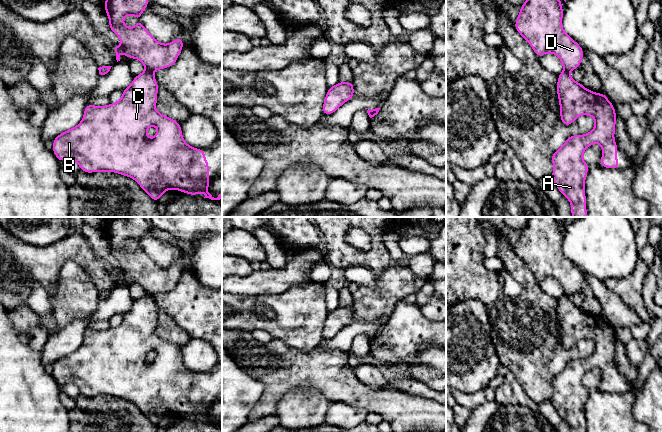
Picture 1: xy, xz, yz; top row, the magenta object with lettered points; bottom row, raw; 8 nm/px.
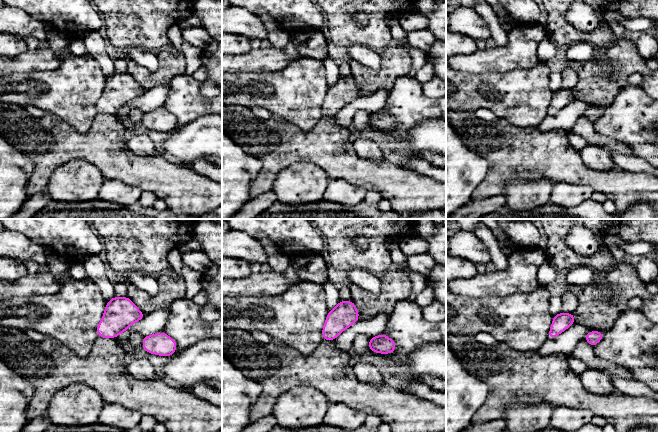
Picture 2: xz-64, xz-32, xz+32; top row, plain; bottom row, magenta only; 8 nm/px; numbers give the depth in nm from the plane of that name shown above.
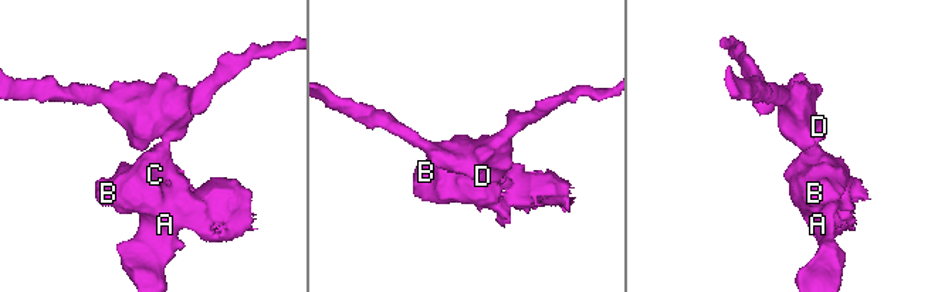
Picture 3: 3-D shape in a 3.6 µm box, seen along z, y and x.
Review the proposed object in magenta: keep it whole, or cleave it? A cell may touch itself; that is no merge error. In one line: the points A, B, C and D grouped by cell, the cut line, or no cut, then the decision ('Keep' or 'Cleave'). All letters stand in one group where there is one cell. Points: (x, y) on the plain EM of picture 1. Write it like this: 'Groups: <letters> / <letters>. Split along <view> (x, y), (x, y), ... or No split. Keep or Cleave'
Groups: A B C / D. Split along xy (146, 293), (152, 296). Cleave

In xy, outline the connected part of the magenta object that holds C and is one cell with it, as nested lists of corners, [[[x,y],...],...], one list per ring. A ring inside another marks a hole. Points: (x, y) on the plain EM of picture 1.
[[[145,294],[134,300],[132,308],[123,314],[121,323],[117,327],[110,327],[106,330],[86,329],[82,345],[54,362],[52,373],[54,379],[61,387],[67,383],[75,384],[80,394],[89,398],[115,396],[130,401],[157,427],[168,413],[178,414],[192,420],[203,417],[204,422],[220,424],[222,418],[214,422],[208,416],[209,386],[205,384],[205,373],[196,373],[188,369],[183,363],[180,347],[155,334],[154,331],[158,325],[158,310],[153,296]],[[151,349],[155,349],[158,356],[149,363],[146,356]]]

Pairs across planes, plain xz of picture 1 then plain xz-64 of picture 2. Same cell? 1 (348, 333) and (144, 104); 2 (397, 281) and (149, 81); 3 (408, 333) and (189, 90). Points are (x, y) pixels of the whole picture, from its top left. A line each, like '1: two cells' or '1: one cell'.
1: one cell
2: one cell
3: one cell

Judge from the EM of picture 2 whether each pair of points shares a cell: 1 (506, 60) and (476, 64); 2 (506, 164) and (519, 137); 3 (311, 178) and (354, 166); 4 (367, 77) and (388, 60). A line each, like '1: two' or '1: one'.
1: one
2: one
3: two
4: one

